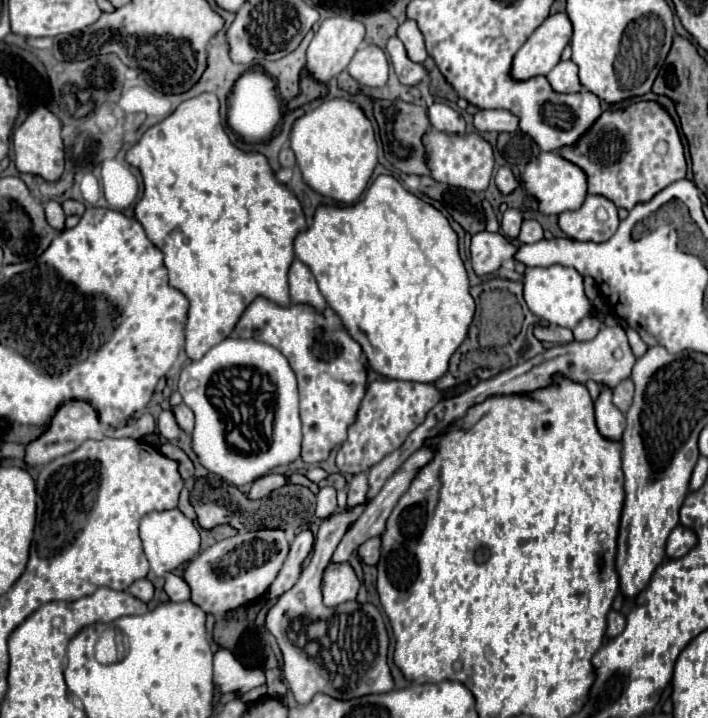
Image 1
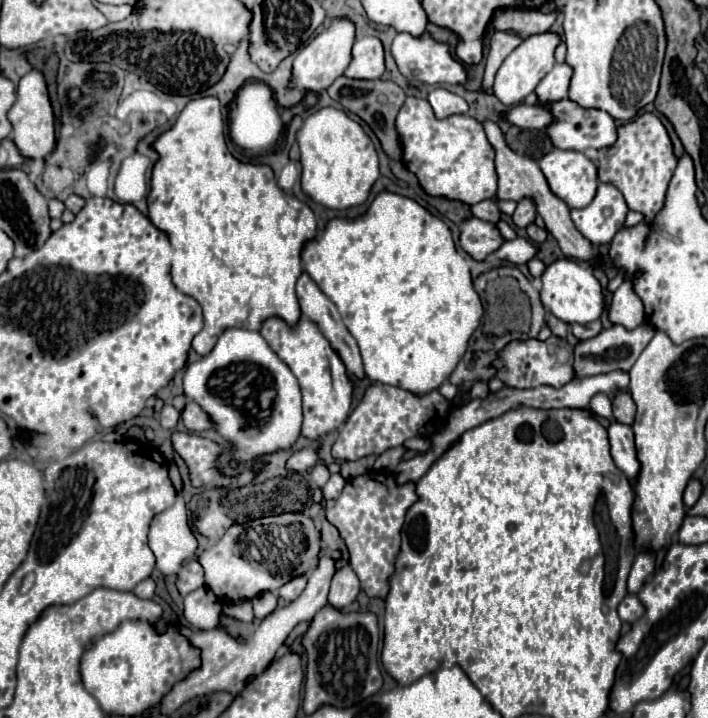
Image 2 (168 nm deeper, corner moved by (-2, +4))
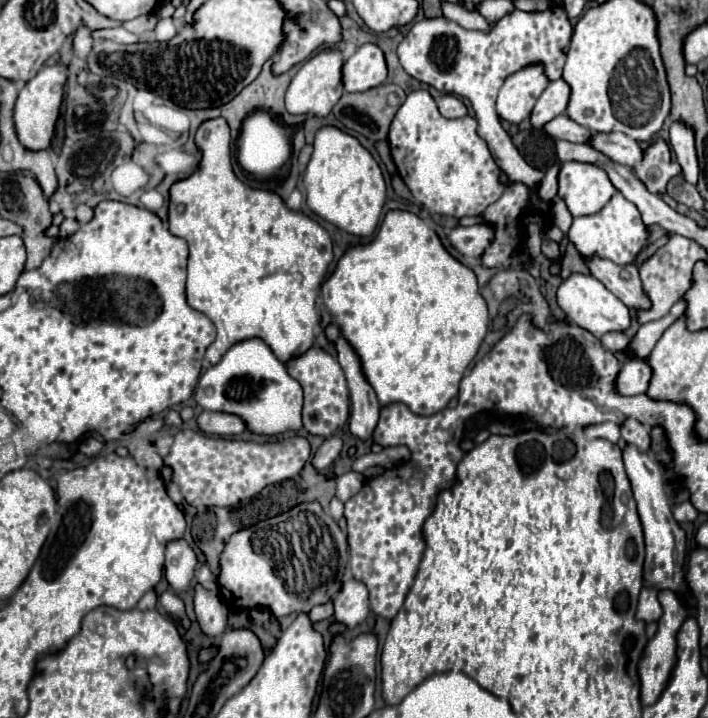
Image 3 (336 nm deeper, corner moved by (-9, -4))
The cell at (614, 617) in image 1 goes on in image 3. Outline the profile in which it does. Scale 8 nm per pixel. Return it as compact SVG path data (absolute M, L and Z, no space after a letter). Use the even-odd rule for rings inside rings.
M643 588L639 596L639 606L637 606L637 618L643 622L657 622L661 618L661 604L657 600L657 590L655 588Z

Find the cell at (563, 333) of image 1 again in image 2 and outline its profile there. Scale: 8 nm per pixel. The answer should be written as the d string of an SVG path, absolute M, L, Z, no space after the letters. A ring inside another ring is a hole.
M600 320L590 322L590 324L572 324L572 332L578 340L588 340L602 332L602 324L600 324Z

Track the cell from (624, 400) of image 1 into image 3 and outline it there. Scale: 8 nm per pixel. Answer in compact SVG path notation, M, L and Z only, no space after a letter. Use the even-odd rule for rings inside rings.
M627 418L625 424L621 426L621 436L625 442L629 444L635 444L641 452L647 452L649 450L649 426L645 426L643 422L635 420L635 418Z

